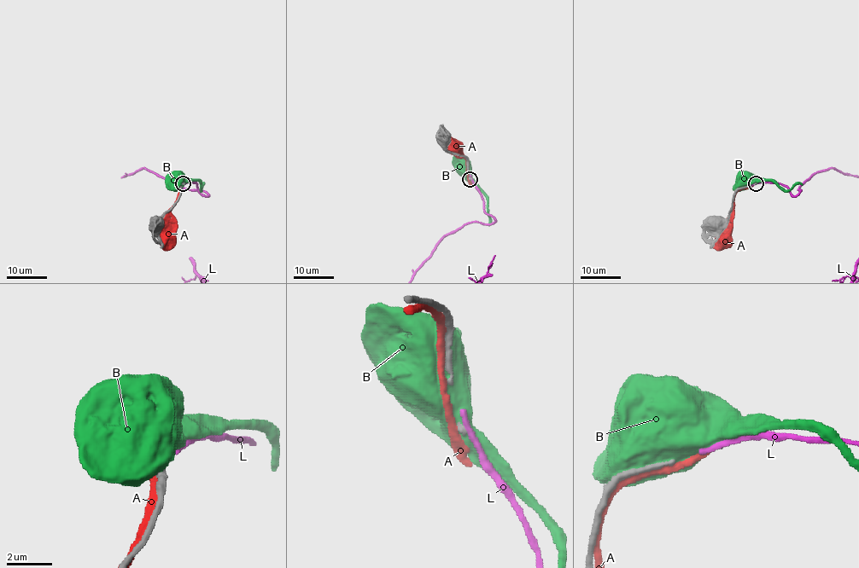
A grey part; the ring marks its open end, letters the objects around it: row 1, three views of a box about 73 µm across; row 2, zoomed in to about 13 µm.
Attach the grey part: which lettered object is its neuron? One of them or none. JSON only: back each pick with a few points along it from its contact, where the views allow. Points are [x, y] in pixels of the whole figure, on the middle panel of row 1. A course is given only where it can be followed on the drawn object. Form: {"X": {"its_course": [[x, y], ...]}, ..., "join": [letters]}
{"join": []}

